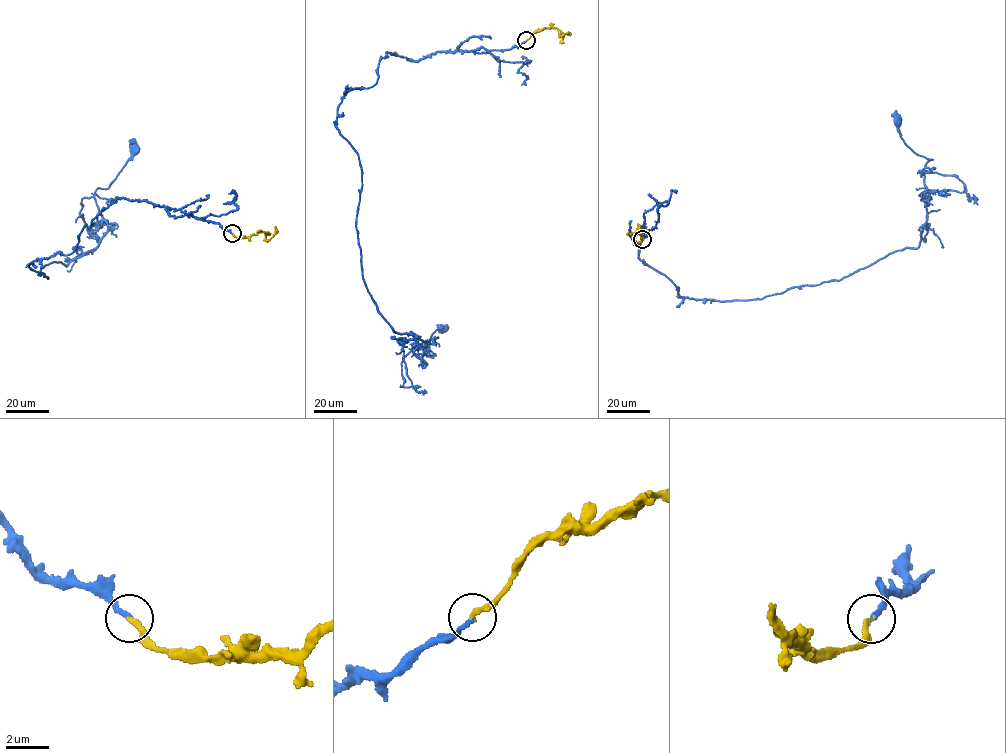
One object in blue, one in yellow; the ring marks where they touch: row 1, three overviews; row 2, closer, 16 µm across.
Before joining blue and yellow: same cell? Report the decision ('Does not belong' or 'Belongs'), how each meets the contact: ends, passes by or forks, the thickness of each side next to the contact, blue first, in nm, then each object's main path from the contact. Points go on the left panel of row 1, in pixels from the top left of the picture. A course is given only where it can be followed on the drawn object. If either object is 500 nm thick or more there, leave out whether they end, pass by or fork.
Belongs. At the ring blue ends. At the ring yellow ends. Thickness 220 nm (blue) against 260 nm. Course of blue: (232, 234), (117, 198), (71, 253), (29, 268), (47, 278), (96, 247), (95, 191), (135, 149). Course of yellow: (232, 234), (245, 238), (263, 232), (268, 240), (276, 231), (275, 226)

